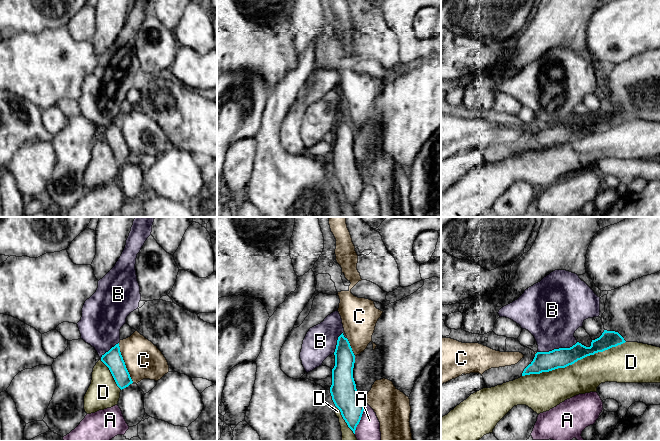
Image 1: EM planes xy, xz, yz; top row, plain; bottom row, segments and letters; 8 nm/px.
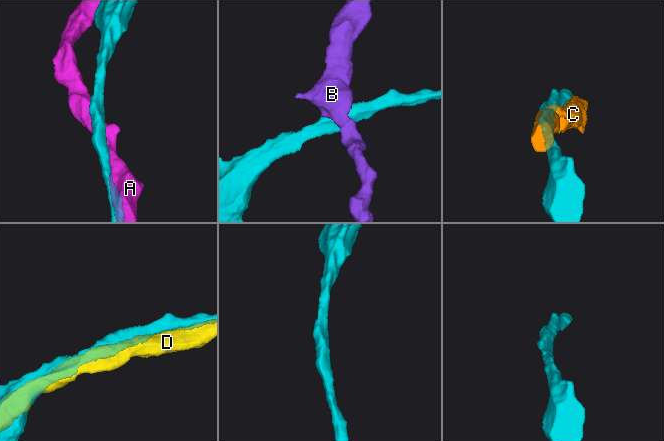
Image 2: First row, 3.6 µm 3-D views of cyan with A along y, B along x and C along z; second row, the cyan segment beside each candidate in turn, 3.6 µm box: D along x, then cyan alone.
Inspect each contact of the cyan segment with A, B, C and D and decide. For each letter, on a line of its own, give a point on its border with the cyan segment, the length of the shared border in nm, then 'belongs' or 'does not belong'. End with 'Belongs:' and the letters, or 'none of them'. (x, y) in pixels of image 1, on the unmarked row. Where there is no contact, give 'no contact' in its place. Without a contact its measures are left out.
A: meets cyan in xz at (360, 195); contact 240 nm long; does not belong
B: meets cyan in yz at (557, 125); contact 340 nm long; does not belong
C: meets cyan in xy at (124, 139); contact 340 nm long; does not belong
D: meets cyan in yz at (573, 139); contact 900 nm long; does not belong
Belongs: none of them

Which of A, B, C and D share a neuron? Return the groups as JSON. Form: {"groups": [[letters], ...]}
{"groups": [["A"], ["B"], ["C"], ["D"]]}

